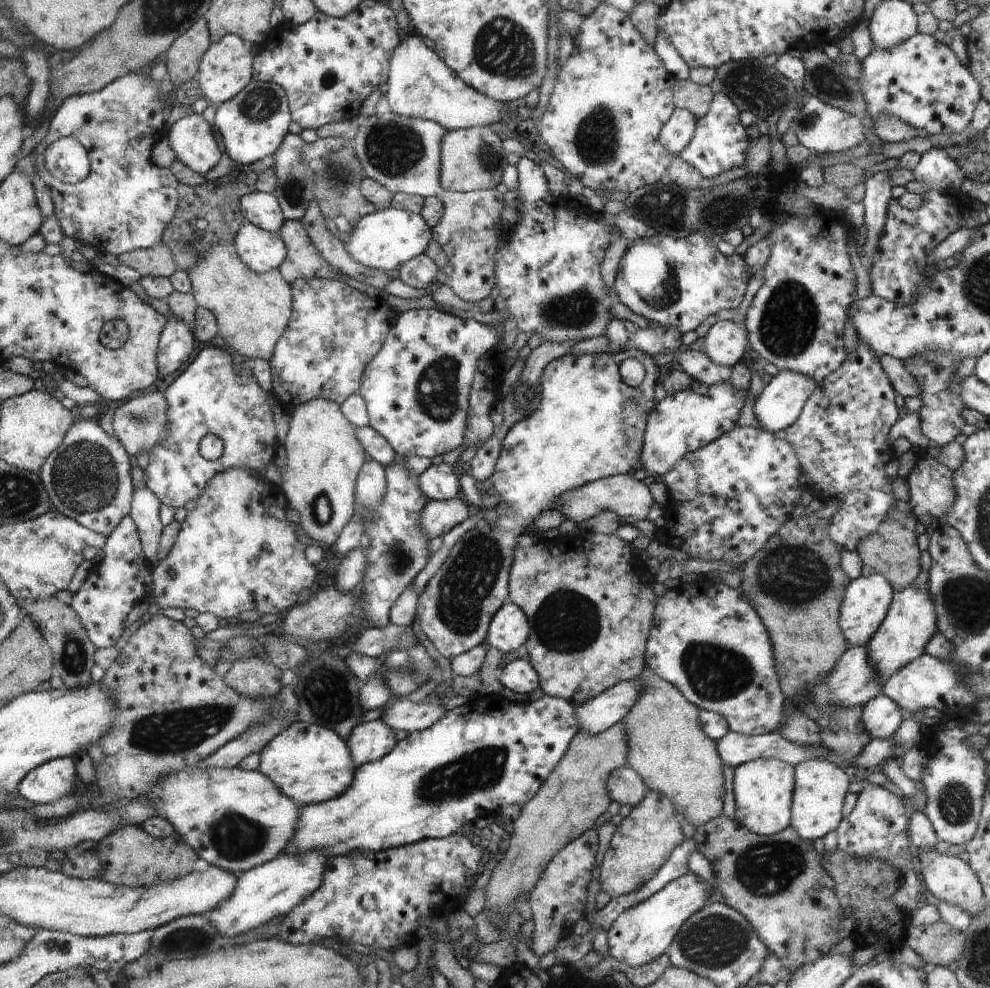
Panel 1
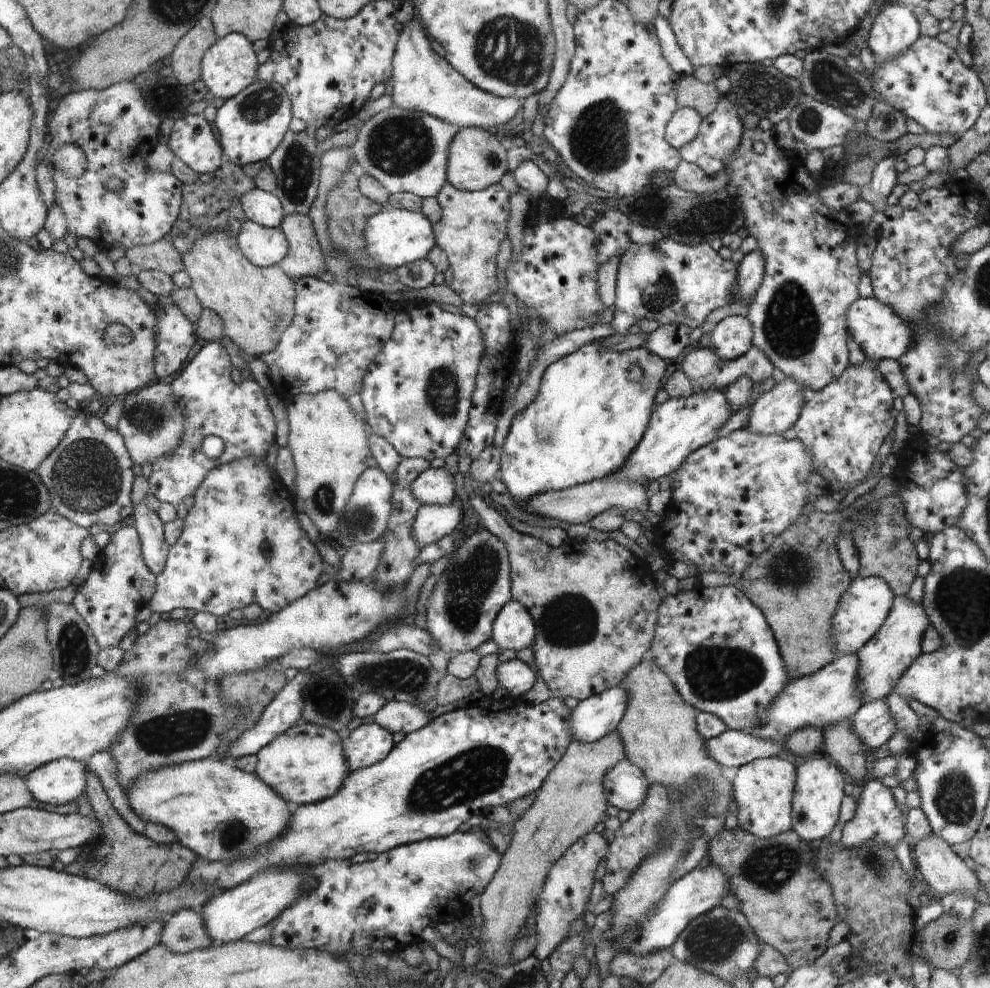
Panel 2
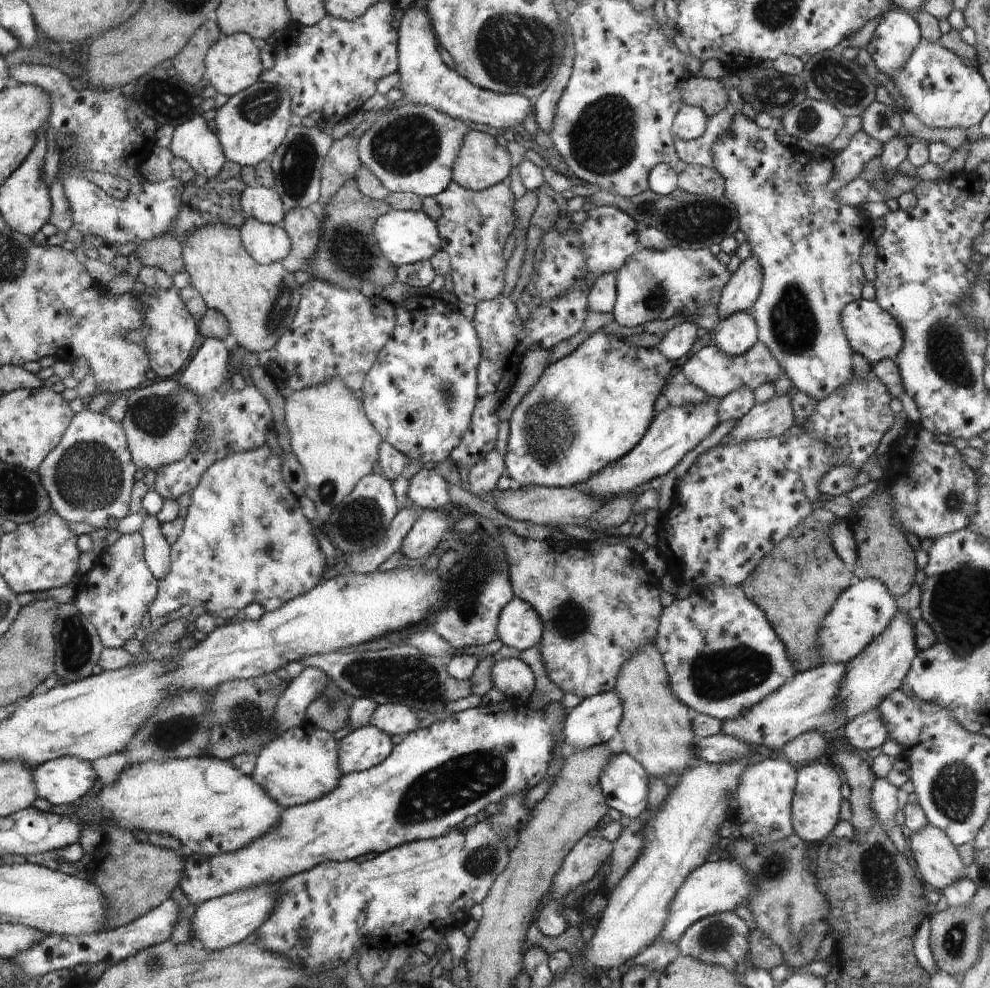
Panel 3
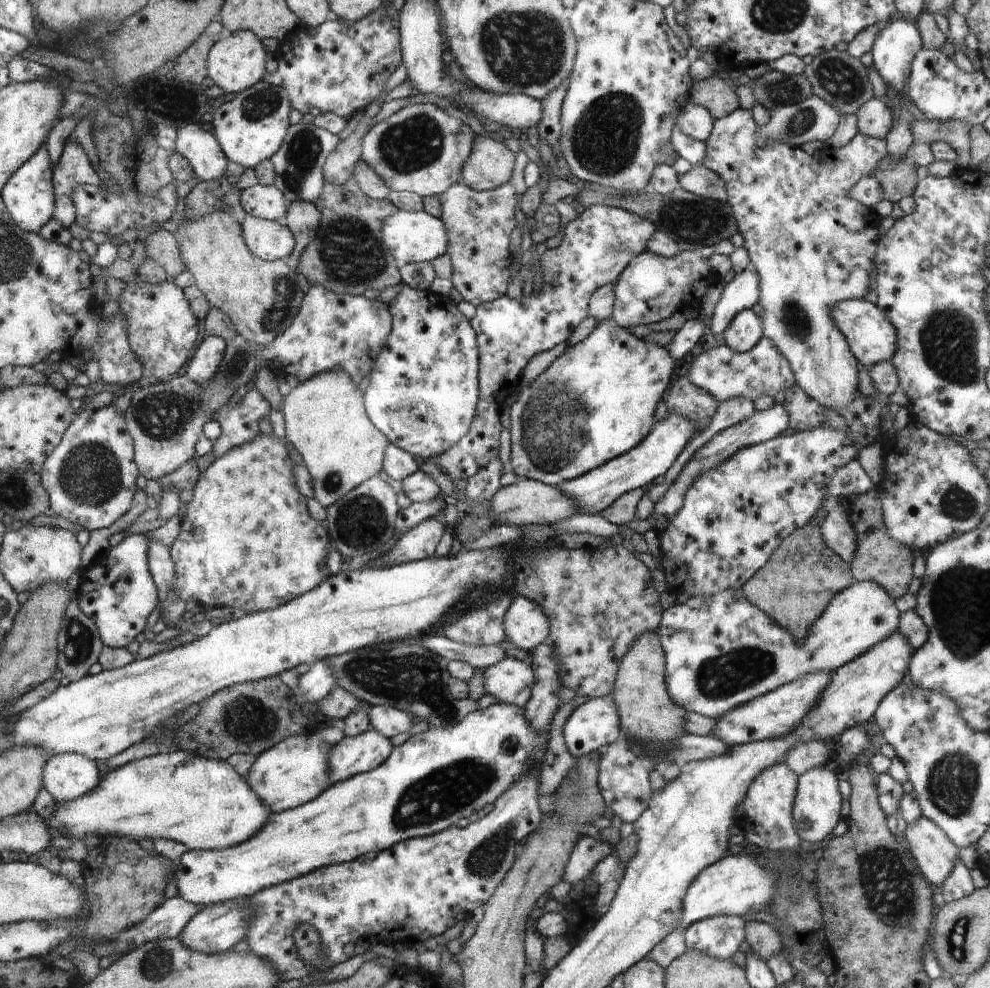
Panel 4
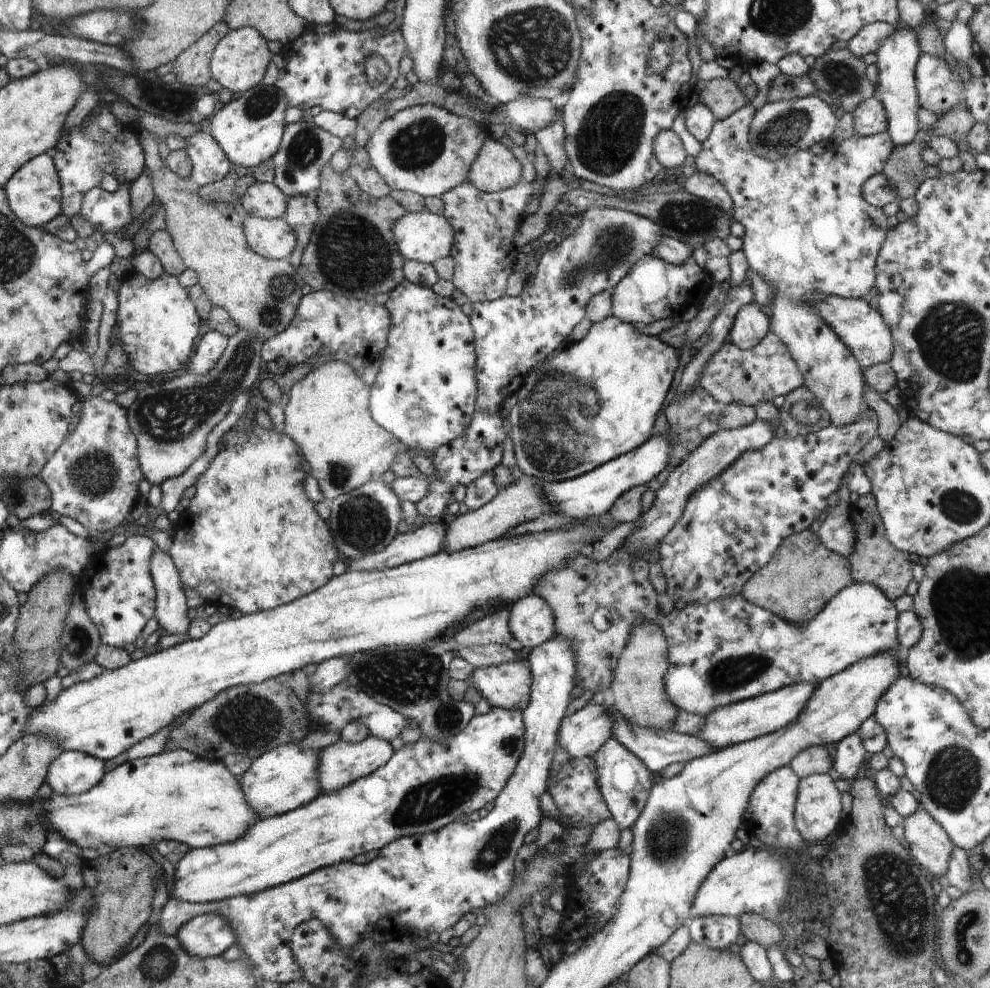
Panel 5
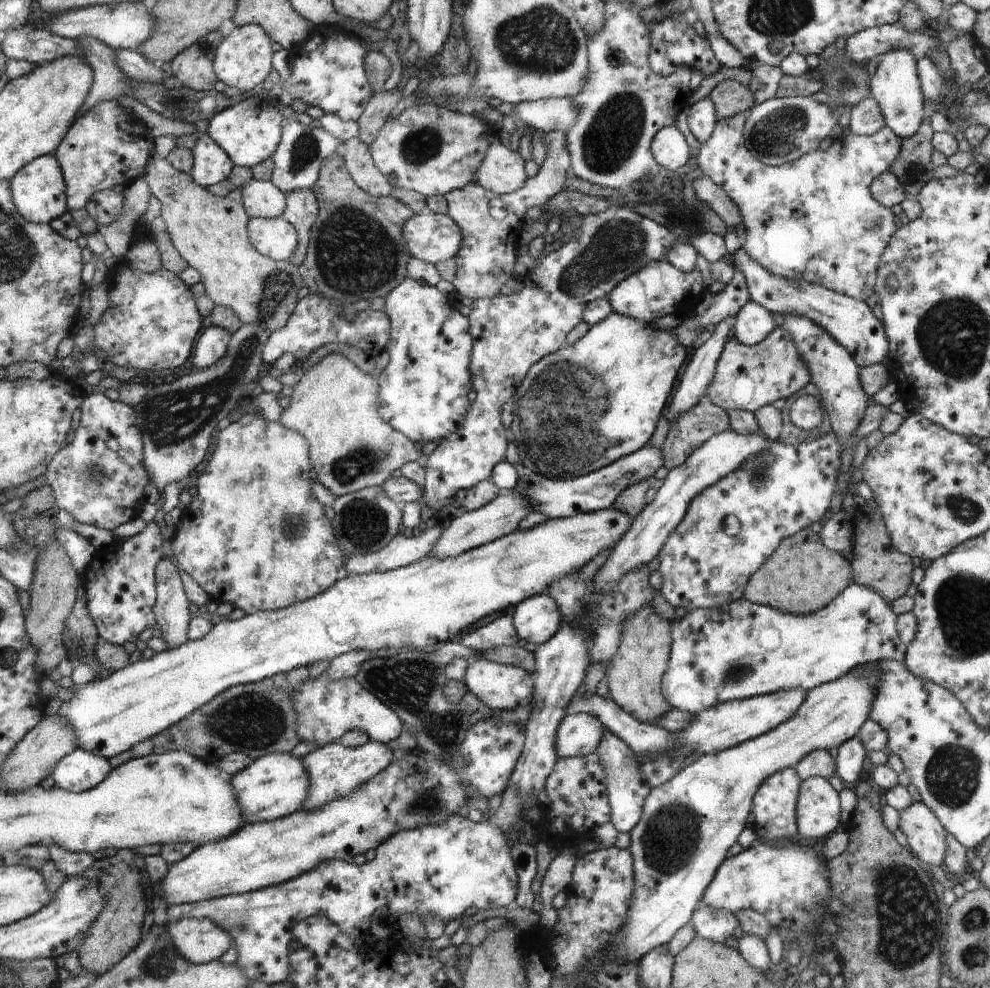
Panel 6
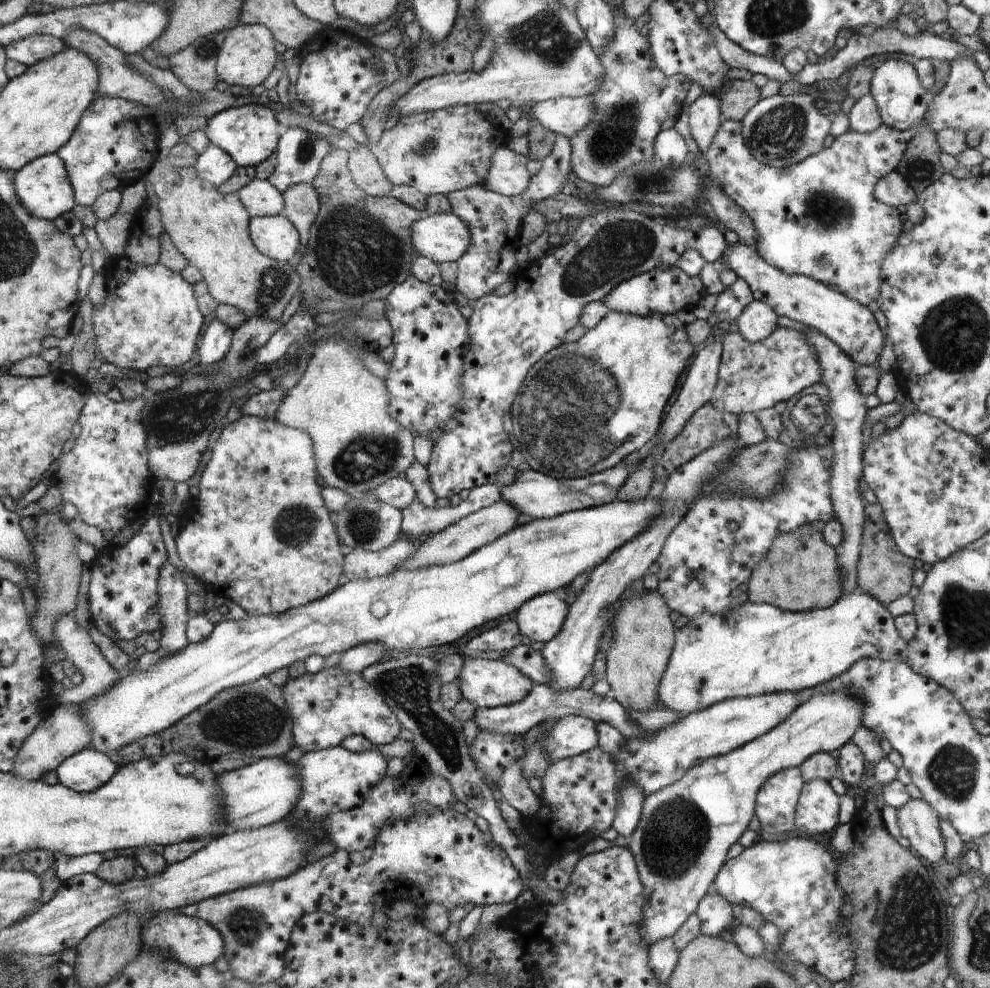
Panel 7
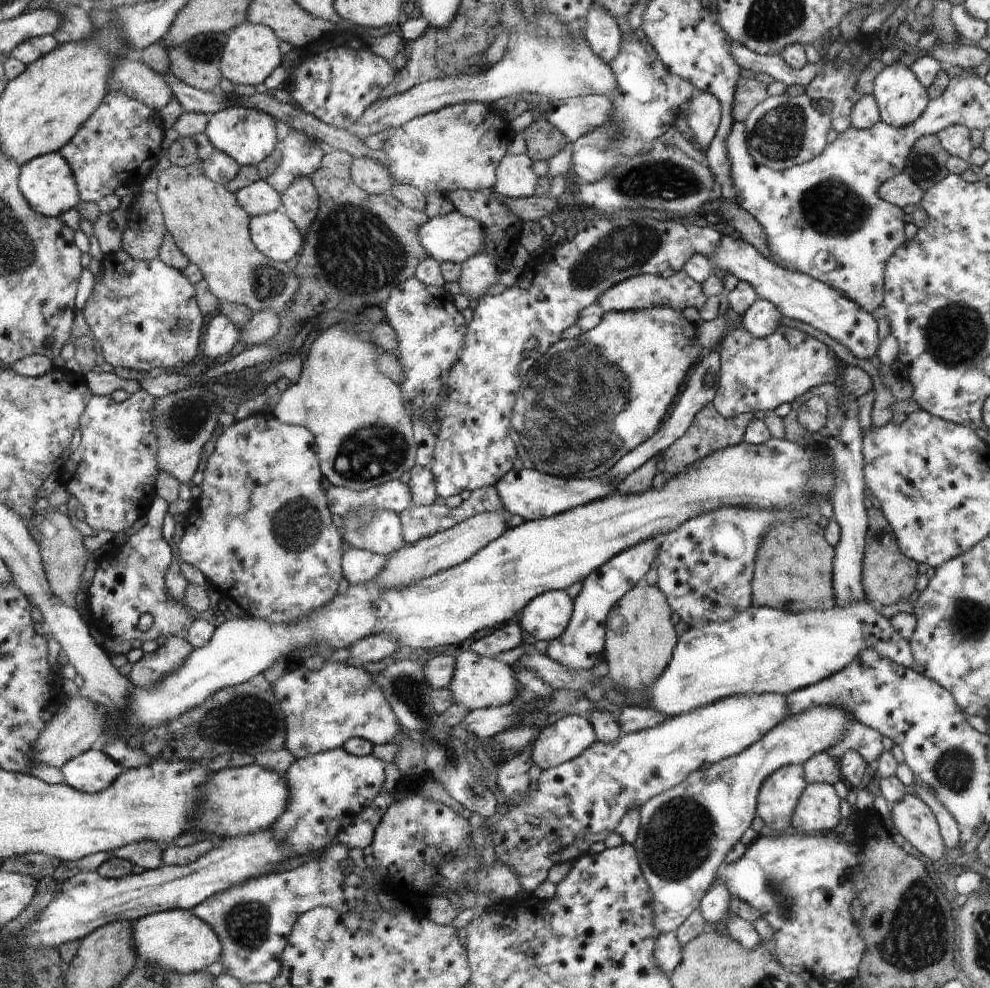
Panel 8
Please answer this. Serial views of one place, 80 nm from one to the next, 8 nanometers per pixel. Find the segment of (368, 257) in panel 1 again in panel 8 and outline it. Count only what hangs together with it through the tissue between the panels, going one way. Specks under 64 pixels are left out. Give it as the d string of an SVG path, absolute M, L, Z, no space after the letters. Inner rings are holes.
M455 210L445 216L428 217L426 222L418 228L418 240L420 240L422 248L426 250L426 254L439 264L452 262L461 265L474 254L482 252L482 248L486 244L486 234L483 233L482 226L476 220L466 218Z

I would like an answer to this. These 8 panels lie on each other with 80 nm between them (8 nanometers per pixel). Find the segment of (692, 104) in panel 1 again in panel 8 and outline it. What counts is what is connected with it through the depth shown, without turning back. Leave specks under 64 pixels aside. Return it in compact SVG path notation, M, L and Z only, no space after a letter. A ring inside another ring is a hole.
M740 78L734 94L732 118L745 123L752 108L764 102L766 98L769 98L766 84L759 82L756 78Z

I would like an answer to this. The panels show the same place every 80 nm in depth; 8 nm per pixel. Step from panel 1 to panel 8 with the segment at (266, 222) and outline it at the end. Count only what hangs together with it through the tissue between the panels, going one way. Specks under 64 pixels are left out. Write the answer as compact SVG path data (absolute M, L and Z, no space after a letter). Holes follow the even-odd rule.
M264 179L252 182L235 195L237 202L250 216L266 215L282 209L281 195Z

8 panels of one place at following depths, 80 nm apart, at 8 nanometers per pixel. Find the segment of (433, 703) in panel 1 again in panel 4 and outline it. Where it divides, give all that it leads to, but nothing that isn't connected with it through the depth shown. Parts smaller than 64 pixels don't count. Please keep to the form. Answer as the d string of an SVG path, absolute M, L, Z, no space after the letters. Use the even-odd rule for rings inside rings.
M370 705L368 716L370 716L370 729L380 732L388 739L410 732L410 724L412 724L410 712L385 705Z

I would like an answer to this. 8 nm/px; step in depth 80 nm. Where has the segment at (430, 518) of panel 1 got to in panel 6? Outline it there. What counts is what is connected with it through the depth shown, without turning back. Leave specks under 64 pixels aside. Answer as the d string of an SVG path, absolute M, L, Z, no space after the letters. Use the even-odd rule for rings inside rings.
M433 523L424 532L417 530L410 537L396 534L385 548L377 552L351 555L346 562L346 572L349 576L384 573L416 563L429 555L443 528L443 524Z

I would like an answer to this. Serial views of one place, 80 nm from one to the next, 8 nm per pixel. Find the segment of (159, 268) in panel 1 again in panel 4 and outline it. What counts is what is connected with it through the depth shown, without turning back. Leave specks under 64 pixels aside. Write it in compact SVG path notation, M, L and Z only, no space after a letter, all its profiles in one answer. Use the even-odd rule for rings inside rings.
M157 230L150 233L145 241L146 256L154 260L167 274L174 279L186 270L181 258L180 244L177 236L168 230Z

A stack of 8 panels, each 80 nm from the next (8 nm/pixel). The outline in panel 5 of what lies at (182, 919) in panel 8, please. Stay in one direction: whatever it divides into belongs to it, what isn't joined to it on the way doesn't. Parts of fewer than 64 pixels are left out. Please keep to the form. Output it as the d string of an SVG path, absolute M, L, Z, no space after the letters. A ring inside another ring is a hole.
M202 914L186 922L178 934L181 946L193 956L209 958L221 956L233 946L238 938L233 924L222 914Z

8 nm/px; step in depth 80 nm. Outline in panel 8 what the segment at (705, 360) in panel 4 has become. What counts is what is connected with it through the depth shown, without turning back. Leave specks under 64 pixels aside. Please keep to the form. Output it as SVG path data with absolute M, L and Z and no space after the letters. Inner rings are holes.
M781 325L766 338L754 338L740 326L728 332L721 342L719 388L712 404L724 418L774 411L781 404L791 404L811 388L834 383L838 378L840 360L835 353L796 328Z

